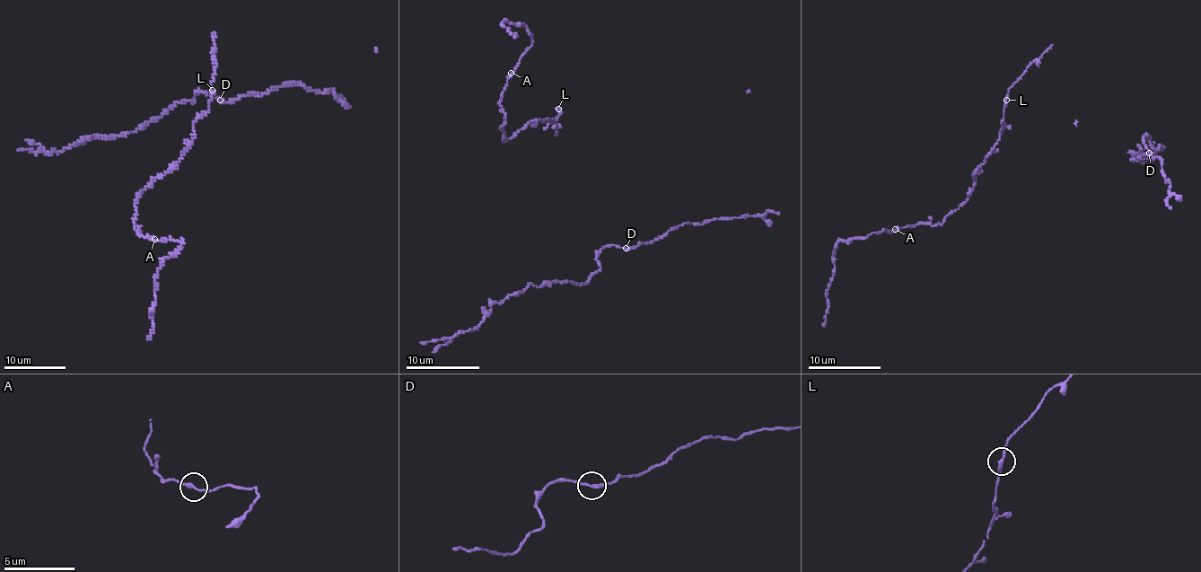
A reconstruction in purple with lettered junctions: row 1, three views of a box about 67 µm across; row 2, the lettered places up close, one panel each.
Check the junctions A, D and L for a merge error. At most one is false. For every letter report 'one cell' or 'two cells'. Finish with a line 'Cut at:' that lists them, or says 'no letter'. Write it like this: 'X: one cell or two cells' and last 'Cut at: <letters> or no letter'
A: one cell
D: one cell
L: one cell
Cut at: no letter

